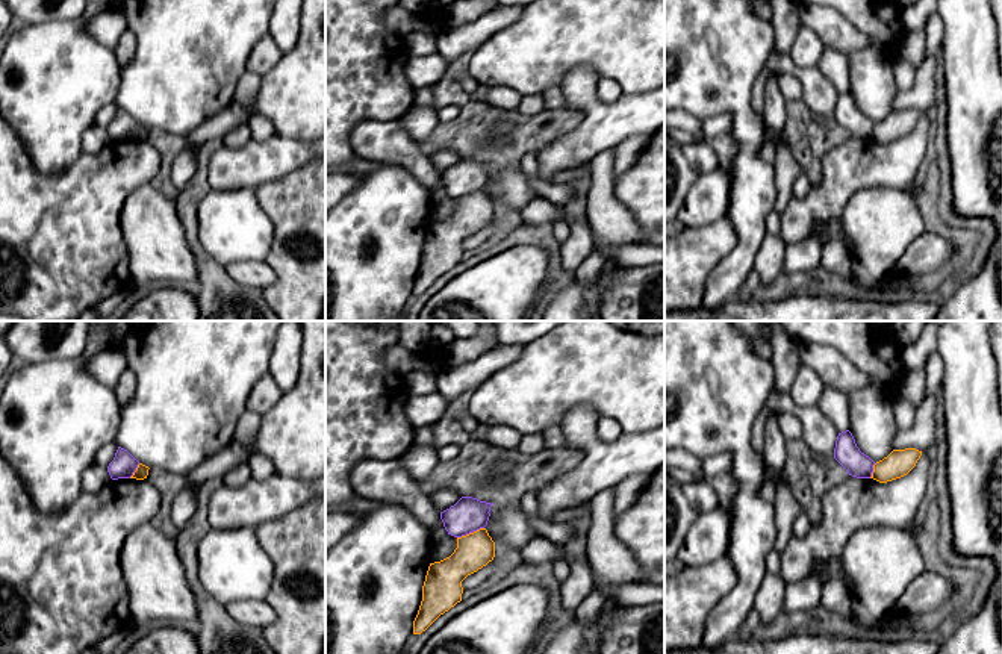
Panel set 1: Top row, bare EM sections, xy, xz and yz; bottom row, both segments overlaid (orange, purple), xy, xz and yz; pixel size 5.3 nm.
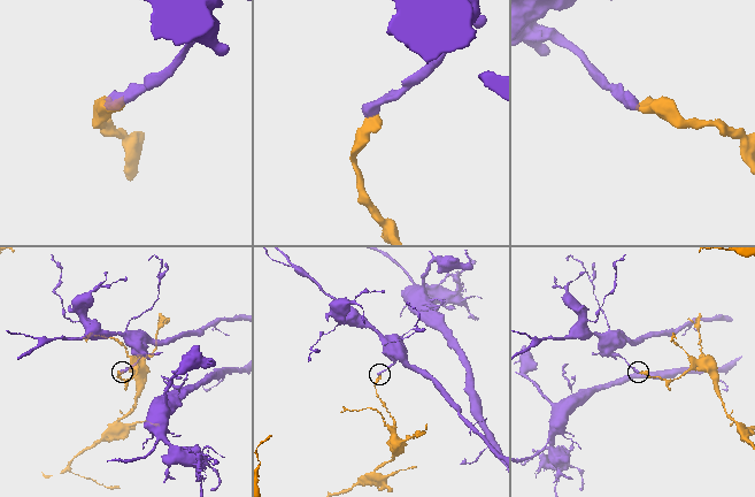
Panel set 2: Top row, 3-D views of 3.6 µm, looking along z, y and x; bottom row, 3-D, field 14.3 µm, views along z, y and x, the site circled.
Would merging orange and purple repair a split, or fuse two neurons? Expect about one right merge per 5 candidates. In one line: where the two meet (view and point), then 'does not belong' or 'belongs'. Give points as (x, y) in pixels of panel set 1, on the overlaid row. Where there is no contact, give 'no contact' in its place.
contact xz (469, 533); does not belong

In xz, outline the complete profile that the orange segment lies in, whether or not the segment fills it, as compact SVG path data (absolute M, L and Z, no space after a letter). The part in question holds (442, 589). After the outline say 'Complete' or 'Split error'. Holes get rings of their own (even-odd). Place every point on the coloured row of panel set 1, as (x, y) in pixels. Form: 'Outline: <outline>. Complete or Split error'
Outline: M486 528L457 537L454 553L430 563L422 601L413 621L413 634L425 631L440 615L462 601L462 581L495 557L495 542Z. Complete

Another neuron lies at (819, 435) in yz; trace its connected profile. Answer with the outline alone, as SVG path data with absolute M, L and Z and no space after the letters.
M799 404L796 415L801 419L802 441L808 450L823 459L834 457L839 431L823 412L816 404Z

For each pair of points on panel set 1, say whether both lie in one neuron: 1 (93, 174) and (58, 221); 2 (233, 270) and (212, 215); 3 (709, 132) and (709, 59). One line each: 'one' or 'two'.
1: one
2: two
3: two

